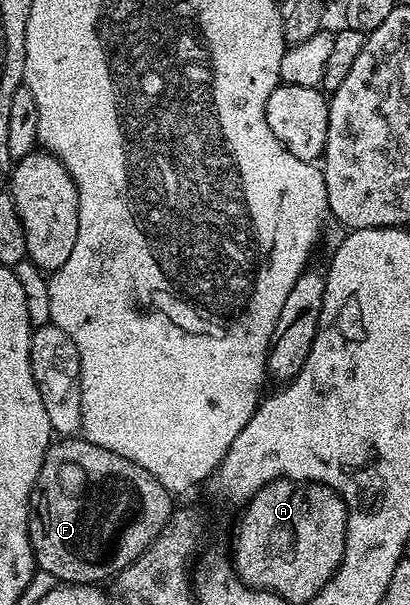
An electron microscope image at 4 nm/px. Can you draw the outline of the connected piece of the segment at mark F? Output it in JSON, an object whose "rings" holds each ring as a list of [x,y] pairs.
{"rings":[[[62,437],[51,442],[44,457],[44,465],[40,465],[40,473],[36,477],[34,492],[30,494],[30,520],[28,529],[30,530],[30,544],[34,550],[34,562],[37,570],[47,570],[53,577],[58,579],[59,584],[73,585],[84,583],[87,585],[98,585],[107,579],[113,580],[118,572],[123,571],[128,565],[132,565],[160,537],[164,525],[168,525],[168,517],[174,512],[176,506],[175,496],[148,469],[140,469],[136,461],[128,461],[128,457],[120,457],[120,453],[112,453],[108,449],[100,449],[100,445],[92,445],[89,441],[81,437]]]}

